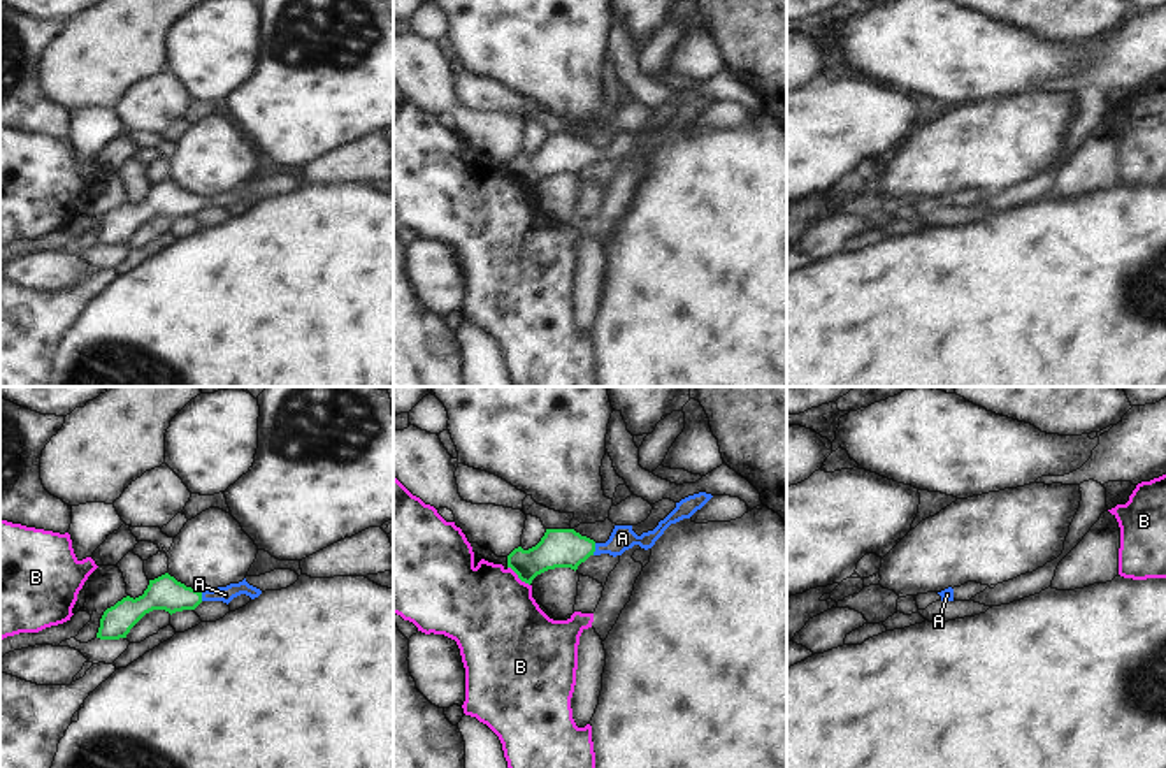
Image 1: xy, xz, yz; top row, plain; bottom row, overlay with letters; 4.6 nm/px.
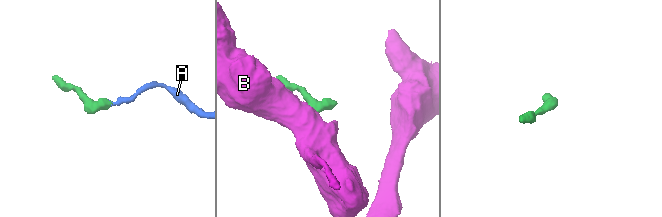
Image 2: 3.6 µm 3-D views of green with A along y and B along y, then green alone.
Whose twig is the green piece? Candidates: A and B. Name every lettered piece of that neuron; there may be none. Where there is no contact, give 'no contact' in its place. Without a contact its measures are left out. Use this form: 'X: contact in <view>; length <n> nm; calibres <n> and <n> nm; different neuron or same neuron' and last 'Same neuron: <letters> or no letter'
A: contact in xz; length 60 nm; calibres 180 and 120 nm; same neuron
B: contact in xz; length 140 nm; calibres 180 and 420 nm; different neuron
Same neuron: A

